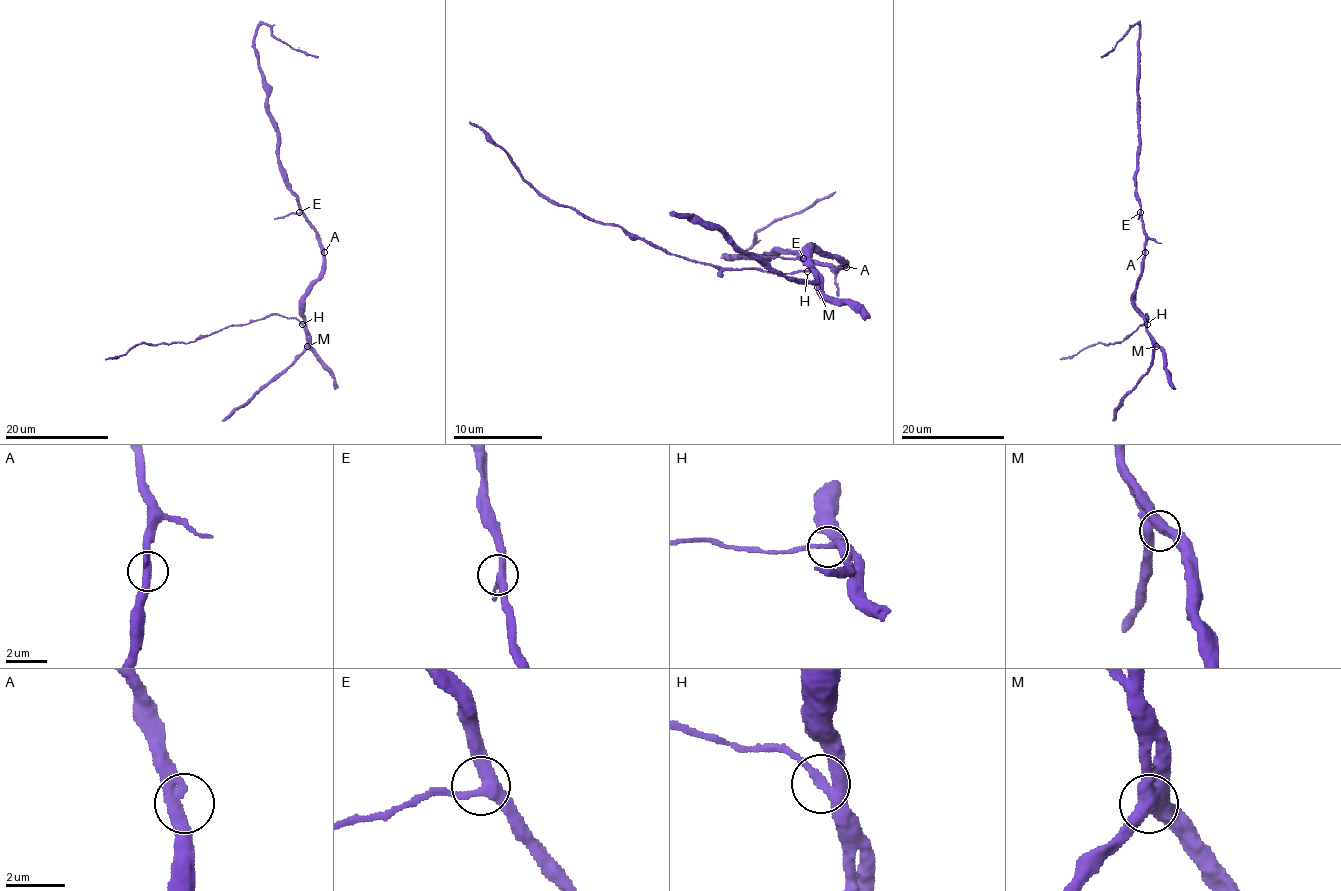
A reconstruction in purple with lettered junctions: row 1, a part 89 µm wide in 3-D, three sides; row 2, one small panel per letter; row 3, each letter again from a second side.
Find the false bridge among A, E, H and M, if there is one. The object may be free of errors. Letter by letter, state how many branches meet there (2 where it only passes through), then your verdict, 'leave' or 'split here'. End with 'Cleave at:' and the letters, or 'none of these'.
A: 2 | leave
E: 3 | leave
H: 3 | leave
M: 3 | leave
Cleave at: none of these

